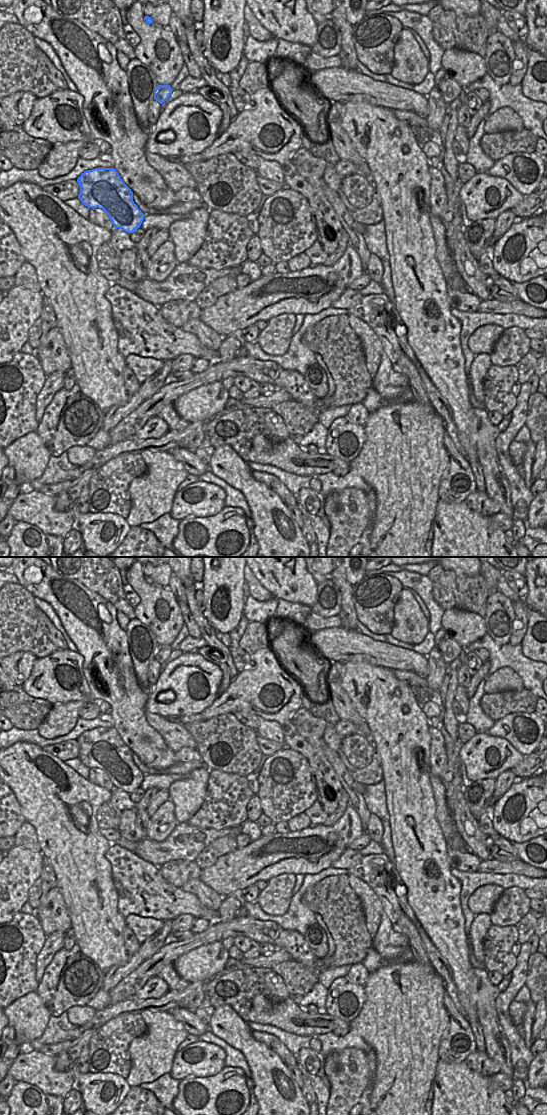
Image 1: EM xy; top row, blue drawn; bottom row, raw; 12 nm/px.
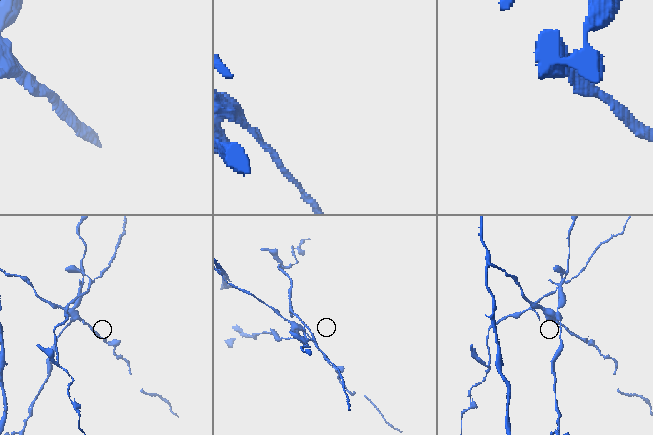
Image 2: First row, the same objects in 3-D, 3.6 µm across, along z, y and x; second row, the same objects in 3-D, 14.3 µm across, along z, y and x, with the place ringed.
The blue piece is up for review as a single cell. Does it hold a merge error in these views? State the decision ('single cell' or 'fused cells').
fused cells

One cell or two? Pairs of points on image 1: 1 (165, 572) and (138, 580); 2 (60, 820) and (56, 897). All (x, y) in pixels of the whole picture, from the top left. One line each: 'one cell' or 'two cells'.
1: two cells
2: two cells

